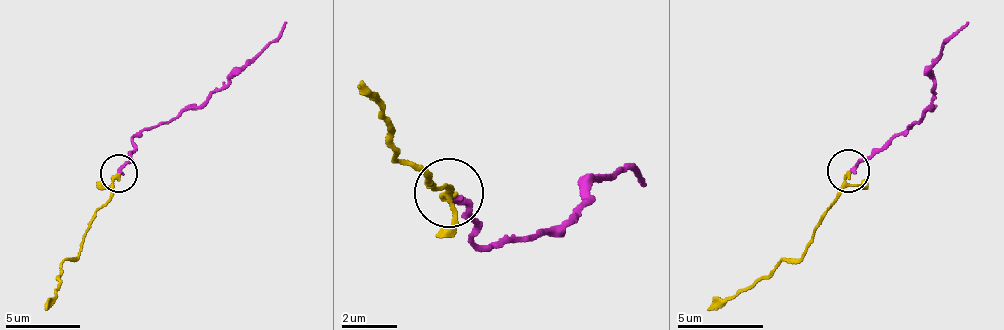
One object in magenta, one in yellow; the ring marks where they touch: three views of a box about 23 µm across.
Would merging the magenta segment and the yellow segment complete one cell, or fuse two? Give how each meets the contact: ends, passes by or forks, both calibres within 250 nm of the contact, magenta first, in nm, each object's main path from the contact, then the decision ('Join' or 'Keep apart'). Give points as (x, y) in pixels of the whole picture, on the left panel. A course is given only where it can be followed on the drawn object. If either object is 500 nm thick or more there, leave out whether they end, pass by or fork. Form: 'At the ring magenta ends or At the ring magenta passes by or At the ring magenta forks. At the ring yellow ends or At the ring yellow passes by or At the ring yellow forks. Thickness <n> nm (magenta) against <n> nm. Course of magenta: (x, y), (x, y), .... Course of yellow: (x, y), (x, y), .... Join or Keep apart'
At the ring magenta ends. At the ring yellow passes by. Thickness 200 nm (magenta) against 170 nm. Course of magenta: (119, 174), (136, 133), (198, 109), (282, 33), (288, 21). Course of yellow: (119, 174), (79, 248), (65, 260), (45, 310). Join

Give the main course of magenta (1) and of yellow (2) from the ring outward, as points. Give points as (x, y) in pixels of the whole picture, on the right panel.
1: (849, 172), (932, 111), (930, 72), (954, 33), (968, 21)
2: (849, 172), (806, 249), (783, 261), (707, 310)

